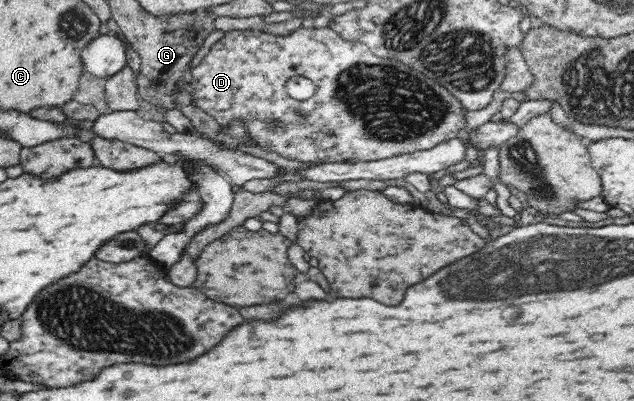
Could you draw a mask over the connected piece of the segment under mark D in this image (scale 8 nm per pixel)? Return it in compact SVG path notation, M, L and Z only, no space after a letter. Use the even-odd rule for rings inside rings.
M328 27L321 28L297 28L288 36L274 36L258 29L238 30L225 33L225 36L215 42L201 63L191 70L189 88L190 103L194 108L202 110L204 114L212 116L221 128L232 128L234 122L239 122L245 128L245 137L264 152L276 152L278 156L286 160L297 160L298 162L309 163L312 165L329 162L346 161L373 161L382 160L388 157L410 154L414 151L430 150L441 142L450 140L457 135L457 132L467 124L462 119L463 108L459 102L437 82L428 78L424 73L418 72L415 68L405 65L396 59L385 59L376 56L370 48L360 41L346 40L335 30ZM294 76L303 76L314 84L314 94L306 100L296 100L286 91L286 82Z

